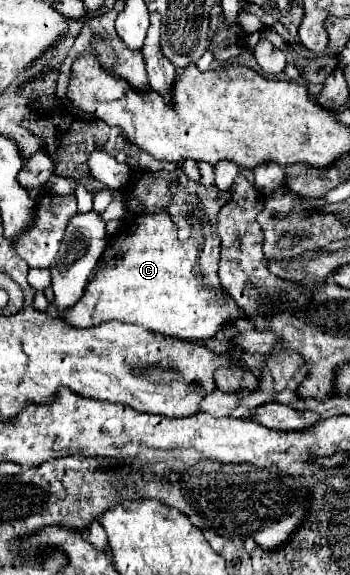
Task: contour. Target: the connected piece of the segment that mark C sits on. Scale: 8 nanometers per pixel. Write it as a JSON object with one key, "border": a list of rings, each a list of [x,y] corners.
{"border":[[[167,210],[157,212],[157,214],[137,216],[137,230],[131,230],[127,234],[117,234],[115,238],[111,238],[107,246],[111,254],[107,256],[107,260],[101,260],[103,266],[93,272],[79,302],[75,302],[71,308],[61,312],[63,320],[75,328],[87,328],[87,326],[95,326],[107,320],[117,320],[117,322],[137,324],[155,334],[165,334],[179,340],[195,340],[195,338],[205,340],[205,338],[215,336],[215,332],[223,324],[243,318],[243,312],[237,308],[231,296],[227,296],[225,292],[213,294],[203,284],[203,278],[199,272],[199,258],[197,258],[201,246],[203,246],[203,224],[197,218],[191,220],[191,238],[187,238],[187,242],[179,242],[177,224],[173,222]]]}

